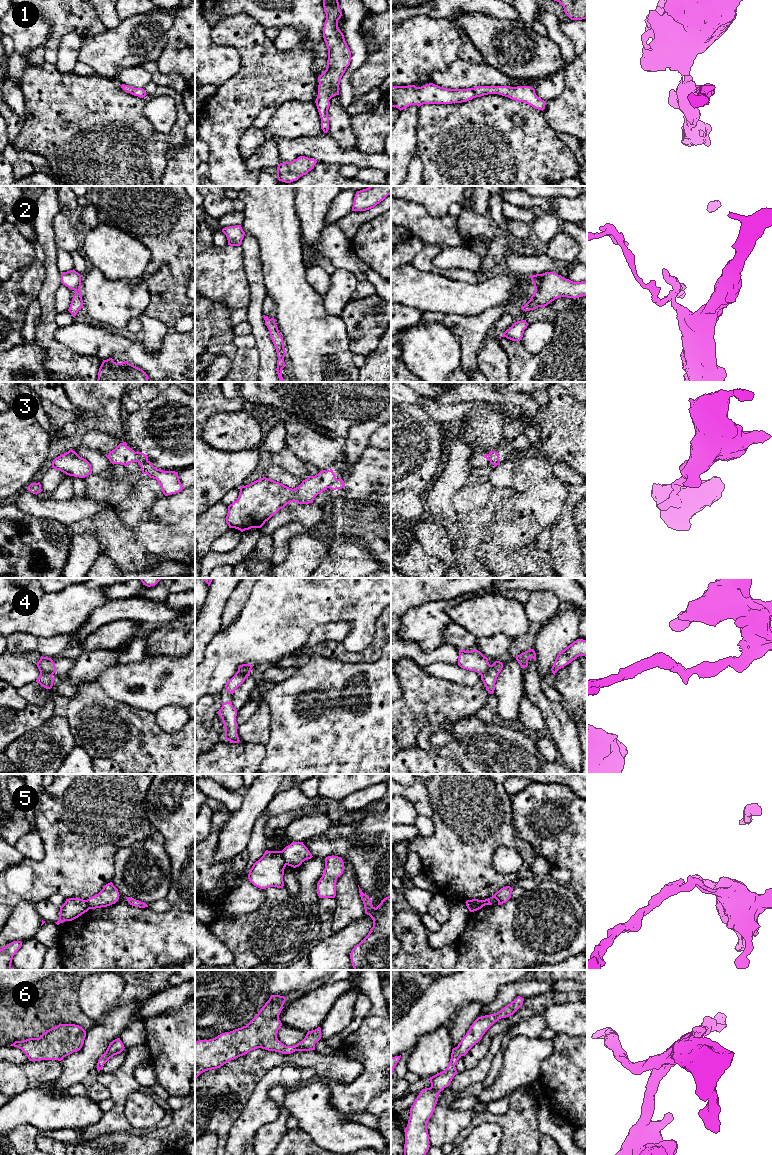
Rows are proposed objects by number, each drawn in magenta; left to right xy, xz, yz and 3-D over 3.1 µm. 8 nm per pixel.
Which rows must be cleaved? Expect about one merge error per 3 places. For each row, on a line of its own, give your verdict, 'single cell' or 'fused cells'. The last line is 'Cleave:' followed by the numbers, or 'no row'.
1: single cell
2: single cell
3: fused cells
4: fused cells
5: fused cells
6: single cell
Cleave: 3, 4, 5

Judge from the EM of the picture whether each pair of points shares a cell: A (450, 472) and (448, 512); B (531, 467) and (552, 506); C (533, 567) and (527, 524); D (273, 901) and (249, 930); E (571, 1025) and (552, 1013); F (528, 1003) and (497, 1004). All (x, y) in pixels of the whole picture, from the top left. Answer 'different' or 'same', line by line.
A: same
B: different
C: different
D: same
E: same
F: different

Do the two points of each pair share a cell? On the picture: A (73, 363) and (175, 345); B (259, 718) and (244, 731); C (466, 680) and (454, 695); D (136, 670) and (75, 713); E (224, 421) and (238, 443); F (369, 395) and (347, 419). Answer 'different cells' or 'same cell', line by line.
A: different cells
B: same cell
C: different cells
D: different cells
E: same cell
F: same cell

